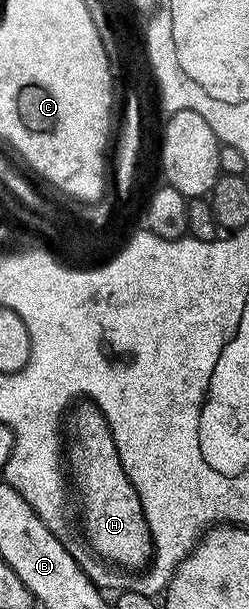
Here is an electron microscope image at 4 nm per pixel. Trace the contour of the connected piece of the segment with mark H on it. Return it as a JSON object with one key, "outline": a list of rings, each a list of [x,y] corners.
{"outline":[[[80,403],[72,413],[72,422],[66,425],[66,461],[72,464],[70,477],[76,480],[76,489],[80,492],[80,513],[84,516],[84,537],[88,540],[87,548],[101,561],[119,567],[125,571],[140,571],[152,559],[152,532],[146,523],[138,491],[130,483],[114,443],[114,435],[97,405]]]}

